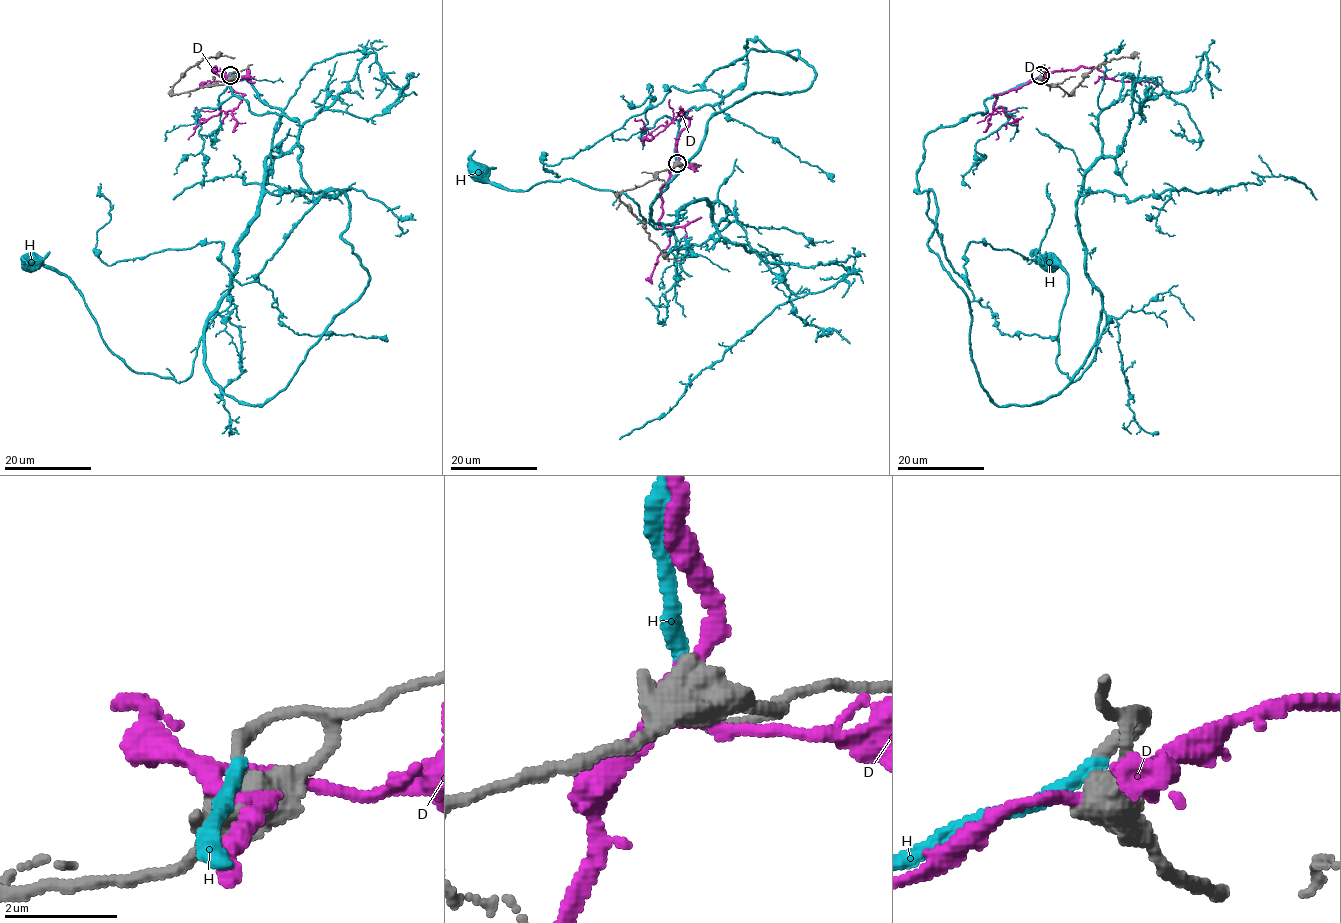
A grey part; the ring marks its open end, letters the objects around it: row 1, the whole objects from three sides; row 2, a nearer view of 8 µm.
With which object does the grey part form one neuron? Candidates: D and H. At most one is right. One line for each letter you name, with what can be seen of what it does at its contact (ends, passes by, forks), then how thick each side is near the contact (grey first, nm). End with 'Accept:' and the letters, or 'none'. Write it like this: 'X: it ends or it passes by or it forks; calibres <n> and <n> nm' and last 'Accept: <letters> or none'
H: it ends; calibres 600 and 280 nm
Accept: H

